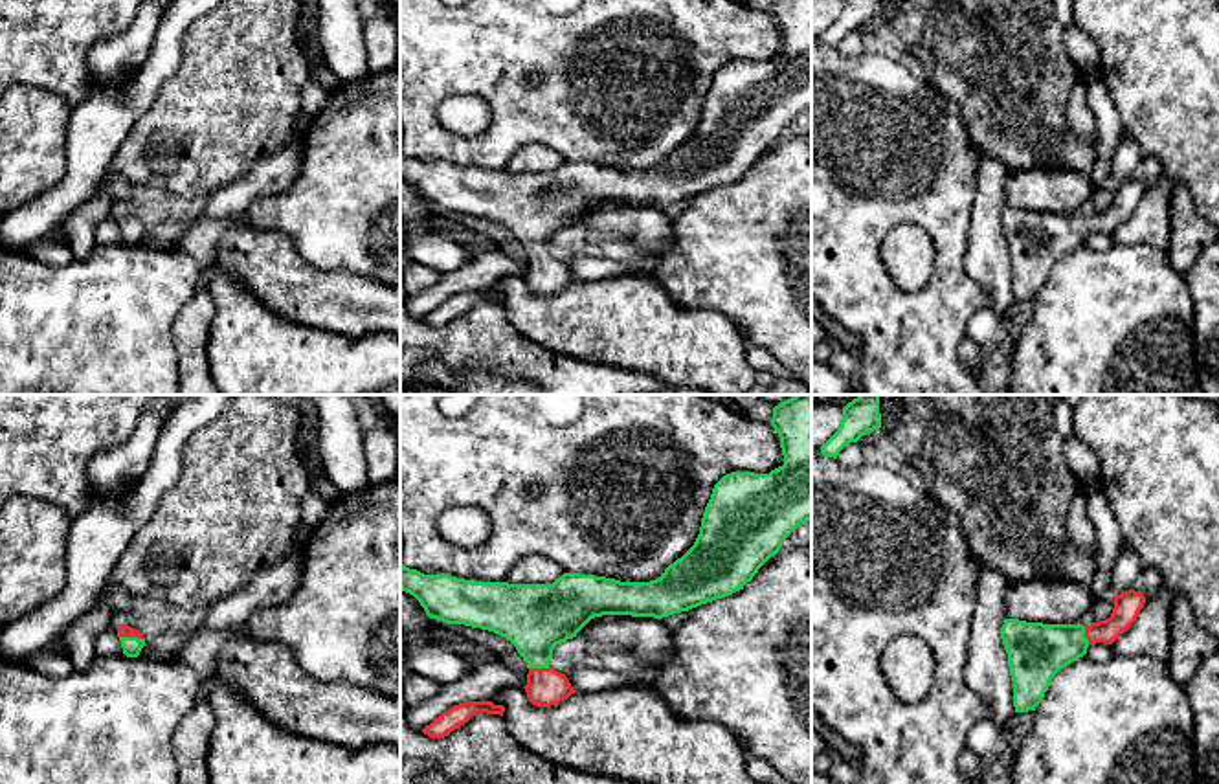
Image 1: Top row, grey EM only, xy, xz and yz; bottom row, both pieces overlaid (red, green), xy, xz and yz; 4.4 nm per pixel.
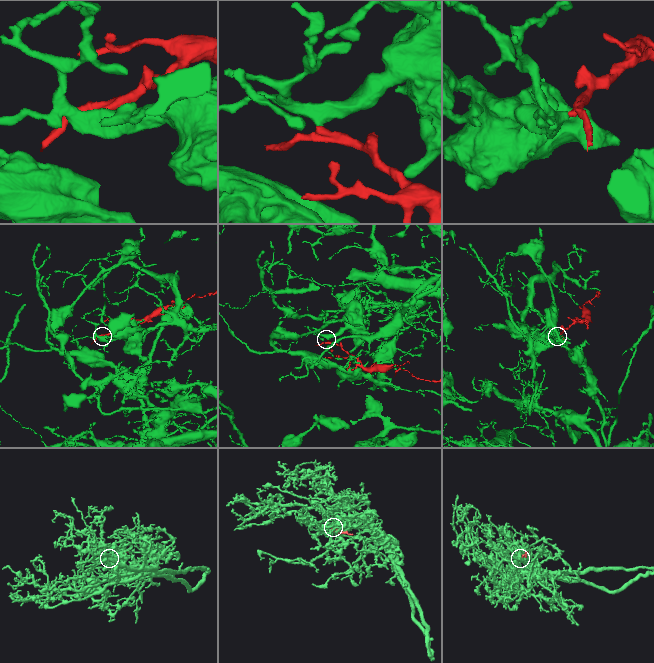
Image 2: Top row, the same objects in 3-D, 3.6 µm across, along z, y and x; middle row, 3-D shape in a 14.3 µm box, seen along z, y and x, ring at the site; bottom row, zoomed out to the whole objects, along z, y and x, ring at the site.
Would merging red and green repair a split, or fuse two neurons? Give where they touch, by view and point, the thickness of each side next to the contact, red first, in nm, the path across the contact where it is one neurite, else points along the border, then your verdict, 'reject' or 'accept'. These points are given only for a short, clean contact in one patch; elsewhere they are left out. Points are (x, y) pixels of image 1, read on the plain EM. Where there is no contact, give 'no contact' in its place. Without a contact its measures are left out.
contact xy (131, 224); calibres 50 and 80 nm; way xy (123, 219), (131, 224), (131, 235); accept

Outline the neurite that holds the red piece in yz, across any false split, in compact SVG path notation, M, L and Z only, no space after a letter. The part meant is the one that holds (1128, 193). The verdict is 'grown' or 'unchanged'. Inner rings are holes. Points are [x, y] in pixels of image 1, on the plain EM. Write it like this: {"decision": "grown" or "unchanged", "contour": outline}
{"decision": "grown", "contour": "M1142 180L1114 184L1111 206L1090 215L1006 207L1001 228L1013 270L1015 301L1035 299L1061 257L1083 246L1090 233L1113 233L1136 209L1144 193Z"}

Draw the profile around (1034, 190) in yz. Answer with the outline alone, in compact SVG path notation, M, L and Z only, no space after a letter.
M1035 167L1010 173L1006 204L1026 211L1078 213L1092 191L1090 178L1078 171Z

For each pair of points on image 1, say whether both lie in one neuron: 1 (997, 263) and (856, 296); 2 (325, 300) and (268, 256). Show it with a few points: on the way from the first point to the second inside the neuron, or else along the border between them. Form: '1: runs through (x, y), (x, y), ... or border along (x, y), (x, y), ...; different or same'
1: border along (970, 228), (964, 270), (983, 289), (988, 305); different
2: runs through (311, 298), (283, 270); same

